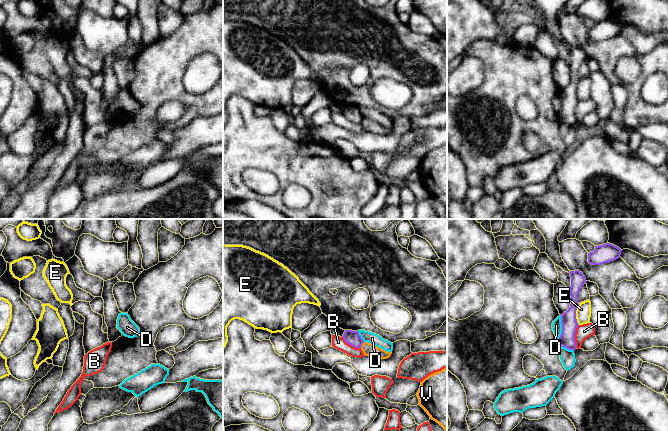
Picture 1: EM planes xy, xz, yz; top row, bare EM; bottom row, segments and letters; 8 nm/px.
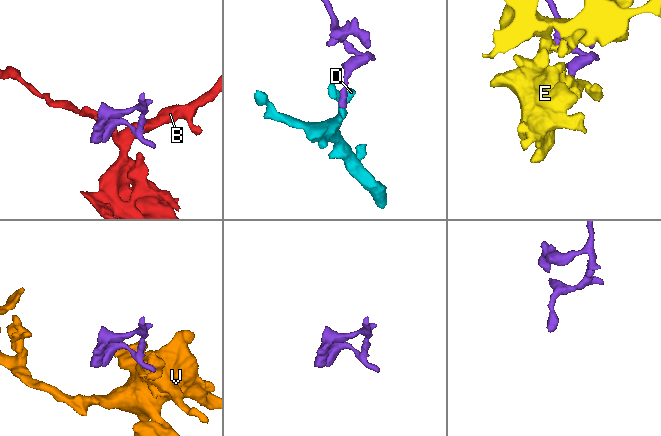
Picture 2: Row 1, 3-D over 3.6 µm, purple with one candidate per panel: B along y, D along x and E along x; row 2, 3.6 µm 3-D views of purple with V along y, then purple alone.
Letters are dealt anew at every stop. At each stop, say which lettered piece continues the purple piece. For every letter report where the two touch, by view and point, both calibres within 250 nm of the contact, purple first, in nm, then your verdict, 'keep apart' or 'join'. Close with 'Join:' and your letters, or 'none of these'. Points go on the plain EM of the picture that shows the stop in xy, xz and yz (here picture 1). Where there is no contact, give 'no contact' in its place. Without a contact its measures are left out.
B: yz (574, 112) | 130/120 nm | keep apart
D: yz (562, 103) | 130/80 nm | keep apart
E: yz (575, 90) | 130/130 nm | keep apart
V: xz (361, 121) | 120/100 nm | keep apart
Join: none of these

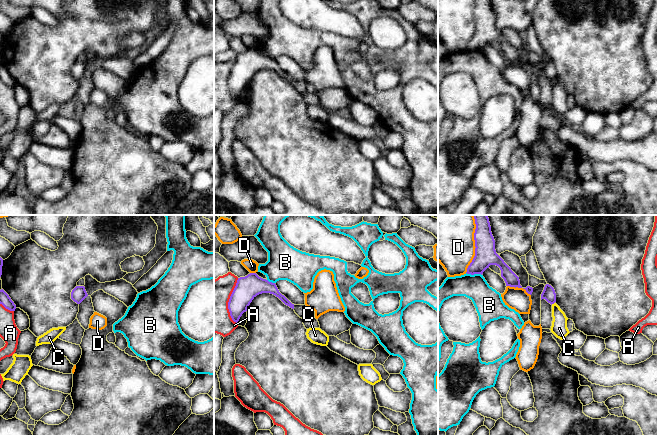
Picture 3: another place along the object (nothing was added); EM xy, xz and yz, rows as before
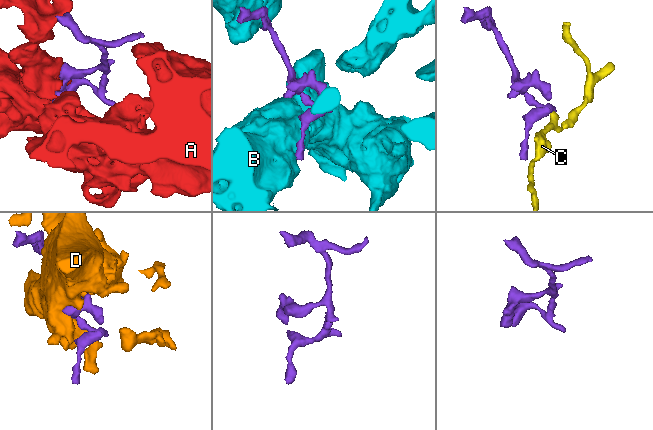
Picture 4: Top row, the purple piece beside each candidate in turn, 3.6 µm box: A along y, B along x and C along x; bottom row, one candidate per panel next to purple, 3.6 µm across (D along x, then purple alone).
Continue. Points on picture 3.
A: xz (229, 77) | 190/260 nm | keep apart
B: yz (474, 49) | 180/220 nm | keep apart
C: yz (552, 79) | 100/130 nm | keep apart
D: yz (475, 24) | 180/340 nm | keep apart
Join: none of these

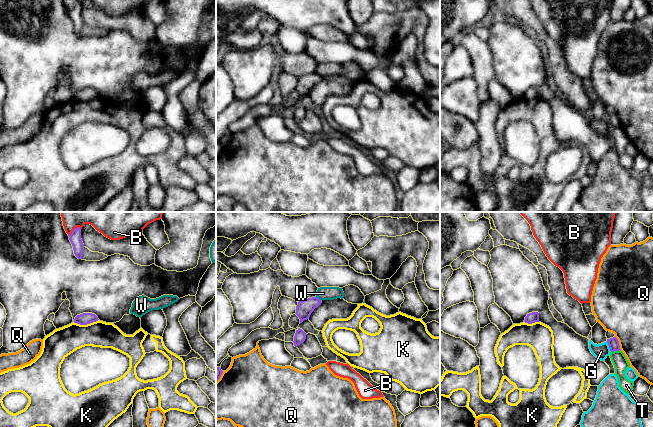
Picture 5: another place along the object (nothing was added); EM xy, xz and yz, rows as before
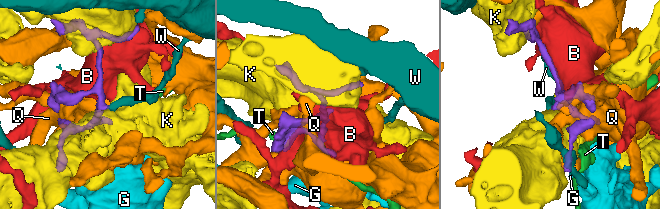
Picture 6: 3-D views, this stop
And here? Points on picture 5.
B: xy (74, 5) | 100/70 nm | keep apart
G: yz (609, 122) | 90/120 nm | keep apart
K: xy (85, 100) | 100/220 nm | keep apart
Q: yz (618, 119) | 90/380 nm | keep apart
T: yz (615, 126) | 90/120 nm | keep apart
W: xz (318, 74) | 130/110 nm | keep apart
Join: none of these

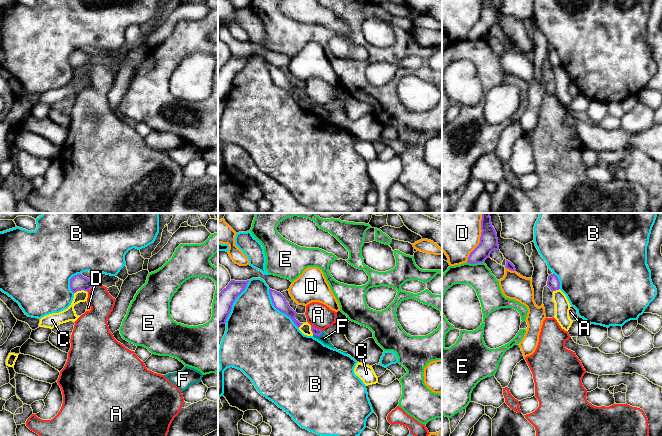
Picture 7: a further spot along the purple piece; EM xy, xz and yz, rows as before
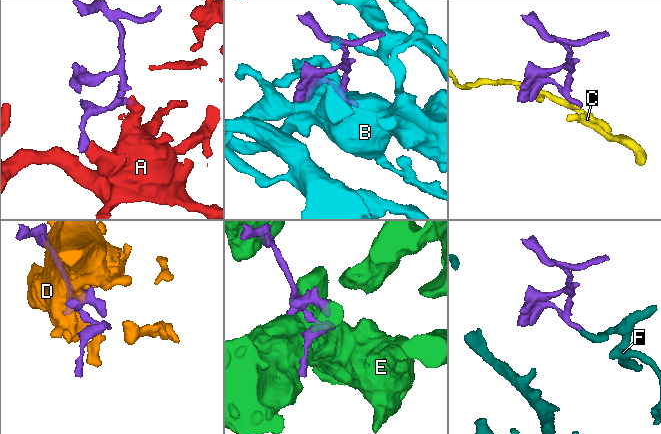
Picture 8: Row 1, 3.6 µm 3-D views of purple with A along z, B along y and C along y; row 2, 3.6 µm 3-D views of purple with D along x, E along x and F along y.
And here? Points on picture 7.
A: xz (316, 104) | 60/200 nm | keep apart
B: xz (233, 78) | 200/440 nm | keep apart
C: xy (80, 66) | 130/110 nm | keep apart
D: yz (479, 19) | 140/280 nm | keep apart
E: yz (476, 38) | 140/200 nm | keep apart
F: xz (318, 111) | 60/70 nm | join
Join: F

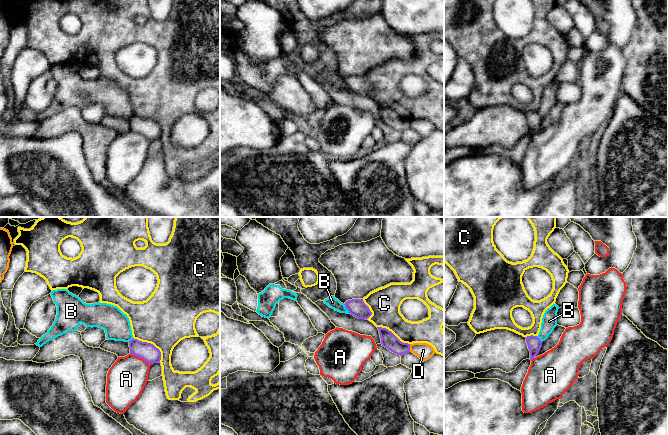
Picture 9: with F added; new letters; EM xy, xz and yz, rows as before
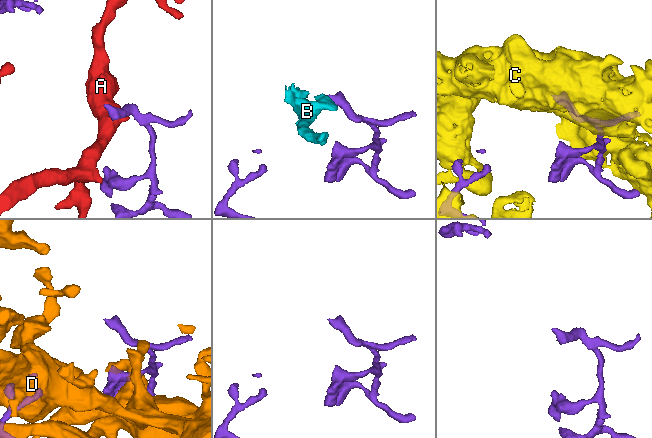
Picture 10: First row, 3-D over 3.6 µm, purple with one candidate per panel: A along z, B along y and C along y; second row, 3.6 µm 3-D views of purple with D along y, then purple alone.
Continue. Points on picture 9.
A: xy (140, 133) | 150/320 nm | keep apart
B: xz (346, 84) | 140/90 nm | keep apart
C: xy (152, 120) | 150/440 nm | keep apart
D: xz (409, 124) | 130/140 nm | keep apart
Join: none of these

